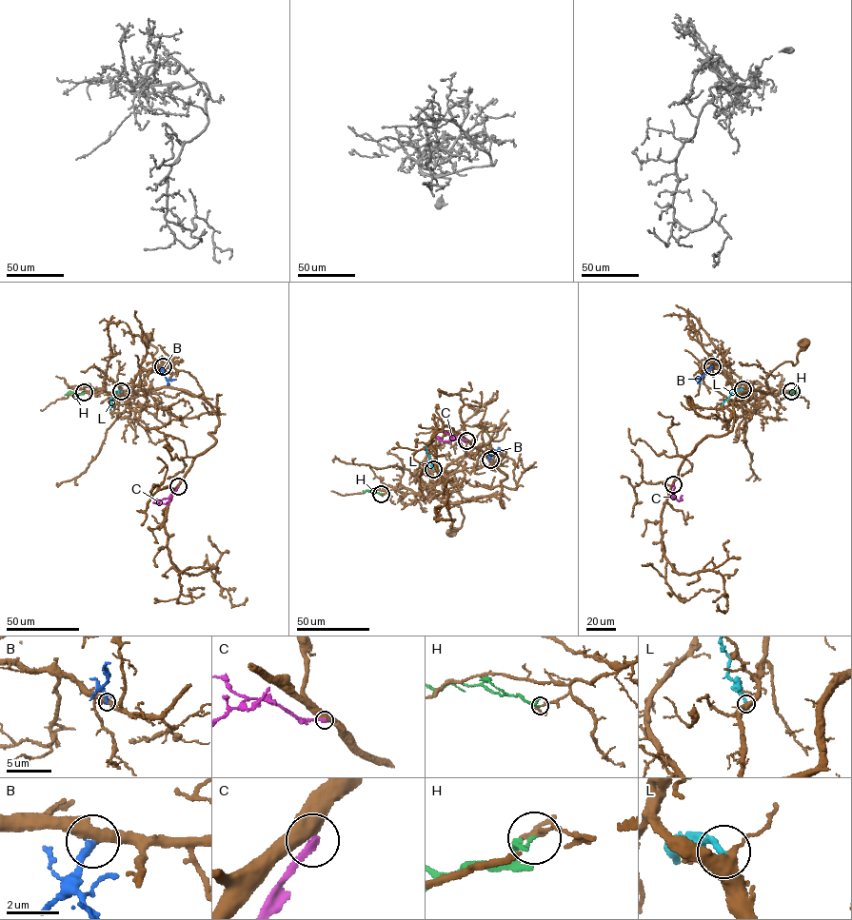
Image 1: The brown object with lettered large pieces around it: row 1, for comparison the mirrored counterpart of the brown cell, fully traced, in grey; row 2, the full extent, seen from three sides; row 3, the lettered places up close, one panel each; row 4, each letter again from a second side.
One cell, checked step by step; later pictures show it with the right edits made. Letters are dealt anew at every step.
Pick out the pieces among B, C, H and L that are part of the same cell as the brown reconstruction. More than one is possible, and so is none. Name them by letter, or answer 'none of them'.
none of them

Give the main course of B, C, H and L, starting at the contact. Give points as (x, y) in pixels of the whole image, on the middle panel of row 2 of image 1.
B: (490, 460), (493, 451), (504, 449)
C: (466, 440), (455, 437), (440, 440), (438, 438), (441, 440)
H: (382, 494), (363, 491)
L: (433, 468), (426, 445)

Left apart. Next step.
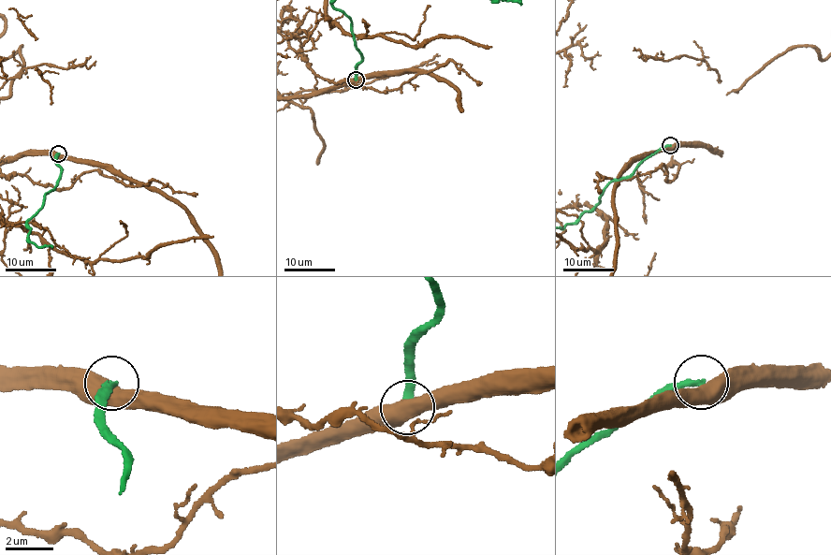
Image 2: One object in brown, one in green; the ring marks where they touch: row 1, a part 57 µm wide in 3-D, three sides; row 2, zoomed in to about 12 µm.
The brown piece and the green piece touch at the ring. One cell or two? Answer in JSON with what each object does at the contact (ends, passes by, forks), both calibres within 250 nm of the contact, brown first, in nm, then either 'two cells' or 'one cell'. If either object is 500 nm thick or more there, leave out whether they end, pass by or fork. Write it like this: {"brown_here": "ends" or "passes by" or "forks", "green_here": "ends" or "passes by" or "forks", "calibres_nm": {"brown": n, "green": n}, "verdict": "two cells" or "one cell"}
{"calibres_nm": {"brown": 550, "green": 320}, "verdict": "two cells"}

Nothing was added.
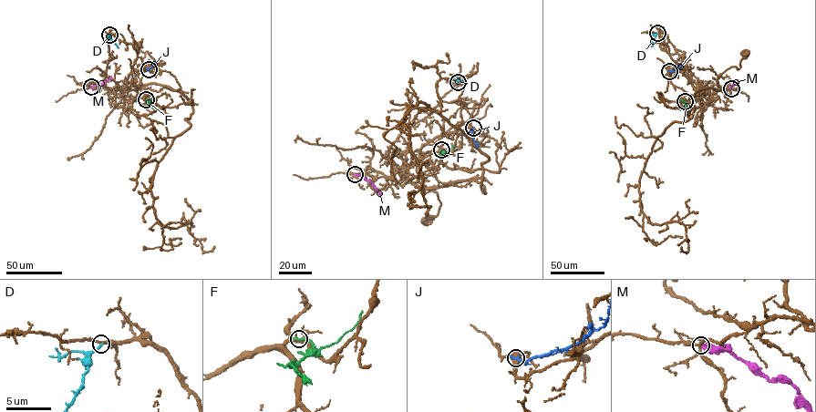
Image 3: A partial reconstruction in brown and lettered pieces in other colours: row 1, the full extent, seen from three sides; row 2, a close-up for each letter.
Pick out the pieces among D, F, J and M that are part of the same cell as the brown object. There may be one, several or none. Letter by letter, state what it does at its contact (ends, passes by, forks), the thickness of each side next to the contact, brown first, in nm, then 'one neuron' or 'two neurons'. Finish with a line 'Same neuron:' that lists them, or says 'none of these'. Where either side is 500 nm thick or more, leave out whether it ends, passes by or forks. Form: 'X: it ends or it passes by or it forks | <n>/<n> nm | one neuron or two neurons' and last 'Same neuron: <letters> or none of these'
D: it ends | 240/220 nm | one neuron
F: it ends | 260/300 nm | two neurons
J: 550/280 nm | two neurons
M: 240/600 nm | two neurons
Same neuron: D

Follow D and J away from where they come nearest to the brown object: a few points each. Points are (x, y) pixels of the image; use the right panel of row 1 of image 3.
D: (657, 33), (651, 46)
J: (669, 71), (677, 69), (681, 64)

